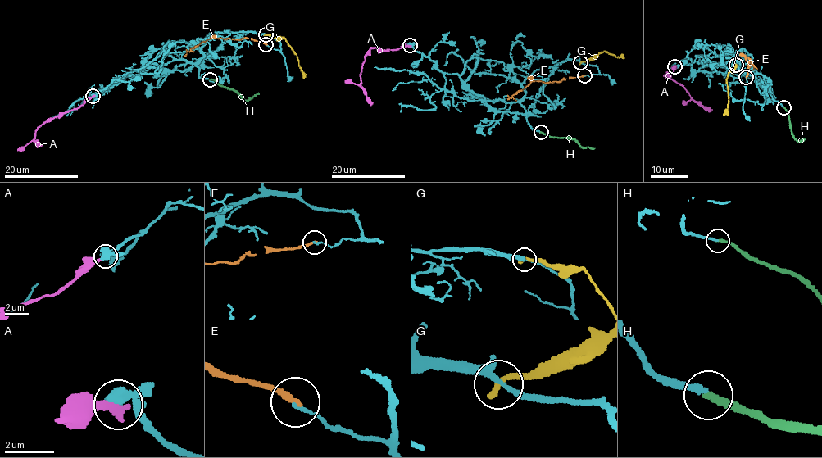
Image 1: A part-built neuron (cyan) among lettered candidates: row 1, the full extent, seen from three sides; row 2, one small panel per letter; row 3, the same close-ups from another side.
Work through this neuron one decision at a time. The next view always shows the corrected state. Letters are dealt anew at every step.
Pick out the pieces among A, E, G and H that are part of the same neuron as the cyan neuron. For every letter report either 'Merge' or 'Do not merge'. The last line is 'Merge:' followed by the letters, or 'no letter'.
A: Do not merge
E: Do not merge
G: Do not merge
H: Merge
Merge: H

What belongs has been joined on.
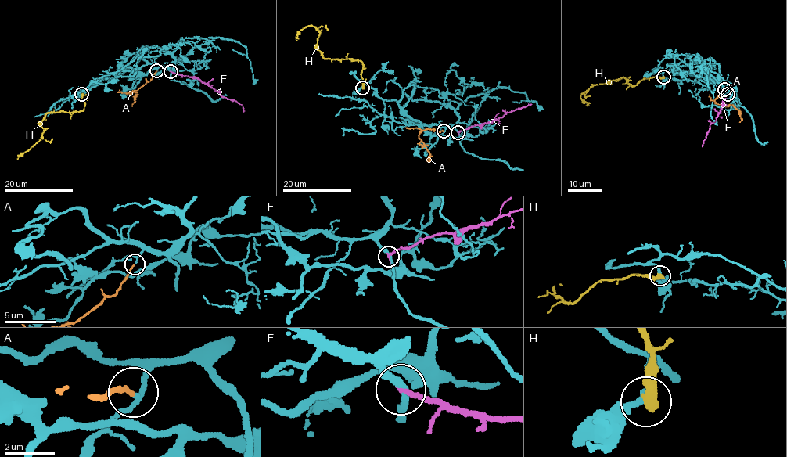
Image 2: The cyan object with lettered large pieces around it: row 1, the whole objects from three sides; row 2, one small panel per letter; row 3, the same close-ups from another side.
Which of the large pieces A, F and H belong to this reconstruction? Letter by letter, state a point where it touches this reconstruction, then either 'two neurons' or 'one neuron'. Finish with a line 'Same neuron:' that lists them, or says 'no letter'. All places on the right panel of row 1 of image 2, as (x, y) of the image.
A: meets cyan at (724, 89); one neuron
F: meets cyan at (727, 94); two neurons
H: meets cyan at (663, 77); two neurons
Same neuron: A

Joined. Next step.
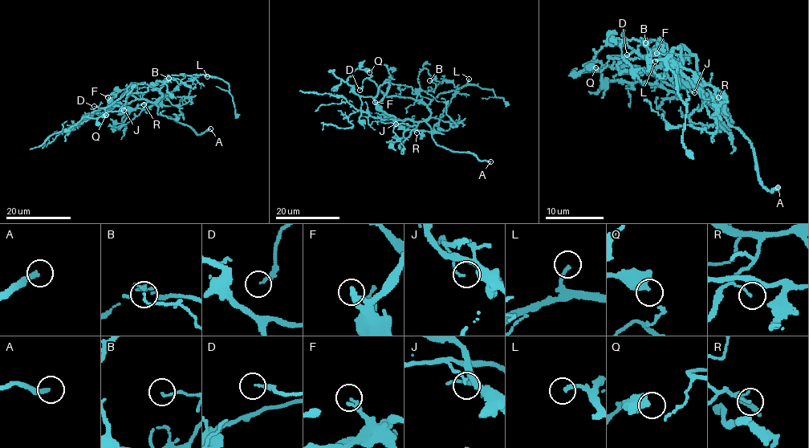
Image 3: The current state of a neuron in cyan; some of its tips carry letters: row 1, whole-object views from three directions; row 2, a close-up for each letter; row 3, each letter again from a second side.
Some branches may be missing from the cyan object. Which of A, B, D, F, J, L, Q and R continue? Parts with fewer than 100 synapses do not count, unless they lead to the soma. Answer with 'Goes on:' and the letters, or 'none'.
Goes on: A

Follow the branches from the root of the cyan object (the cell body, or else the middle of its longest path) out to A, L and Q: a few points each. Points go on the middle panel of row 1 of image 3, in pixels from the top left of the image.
A: (422, 130), (432, 131), (432, 138), (438, 145), (474, 154), (481, 160), (490, 161)
L: (422, 130), (432, 131), (457, 92), (454, 90), (463, 87), (469, 79)
Q: (422, 130), (405, 130), (371, 97), (359, 96), (347, 82), (355, 70), (366, 70), (369, 72)

